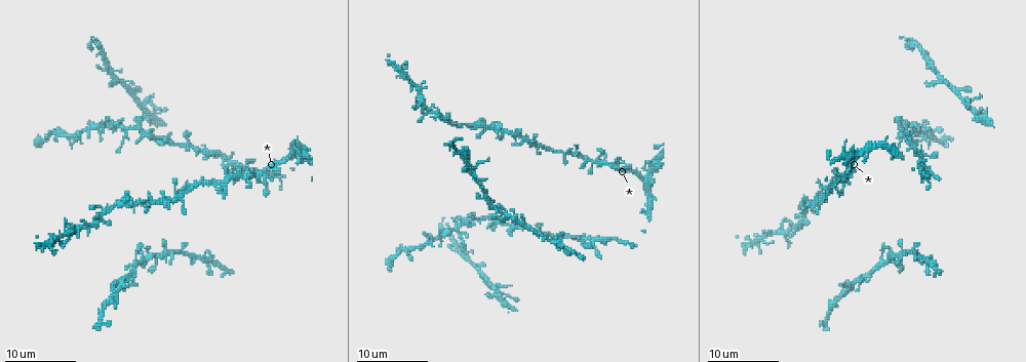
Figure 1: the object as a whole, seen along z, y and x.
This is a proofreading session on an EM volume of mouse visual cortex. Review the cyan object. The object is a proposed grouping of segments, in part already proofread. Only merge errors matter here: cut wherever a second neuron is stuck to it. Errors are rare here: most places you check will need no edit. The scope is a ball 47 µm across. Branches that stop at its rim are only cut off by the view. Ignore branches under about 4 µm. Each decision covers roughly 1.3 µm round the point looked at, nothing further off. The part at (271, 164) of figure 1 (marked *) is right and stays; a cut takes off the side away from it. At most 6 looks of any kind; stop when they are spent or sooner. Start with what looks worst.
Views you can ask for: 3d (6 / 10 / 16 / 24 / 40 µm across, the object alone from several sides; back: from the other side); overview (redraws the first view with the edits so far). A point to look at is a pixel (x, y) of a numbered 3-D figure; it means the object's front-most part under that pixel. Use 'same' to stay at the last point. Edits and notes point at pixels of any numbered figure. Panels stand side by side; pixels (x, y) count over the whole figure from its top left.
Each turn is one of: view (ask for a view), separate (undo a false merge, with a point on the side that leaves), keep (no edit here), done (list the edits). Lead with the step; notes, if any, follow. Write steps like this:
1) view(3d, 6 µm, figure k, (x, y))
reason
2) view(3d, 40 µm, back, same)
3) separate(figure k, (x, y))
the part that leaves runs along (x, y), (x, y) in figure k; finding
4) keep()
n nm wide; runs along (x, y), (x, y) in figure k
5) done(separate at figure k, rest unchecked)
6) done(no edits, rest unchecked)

view(3d, 6 µm, figure 1, (100, 219))

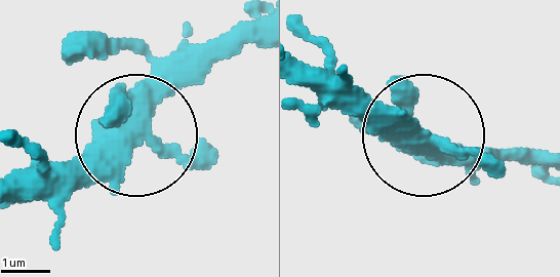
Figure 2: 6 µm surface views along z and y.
view(3d, 6 µm, back, figure 2, (150, 141))
other side

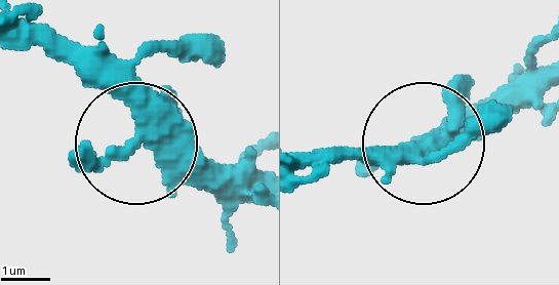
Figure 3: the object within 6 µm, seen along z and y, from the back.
keep()
side arm 16 µm; runs along (12, 32), (86, 65), (138, 133), (216, 195) in figure 3; all the same neuron

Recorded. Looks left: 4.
view(3d, 6 µm, figure 1, (123, 283))
three arms meet

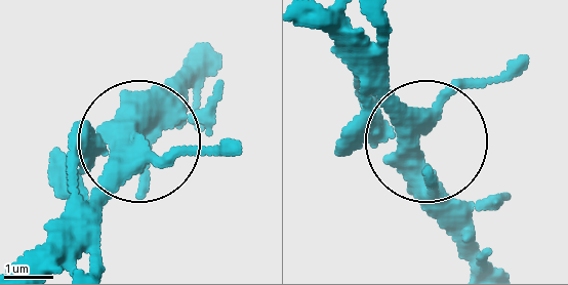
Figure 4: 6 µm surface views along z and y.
keep()
3 arms; one neuron here

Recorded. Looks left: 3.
view(3d, 6 µm, figure 1, (261, 174))
small branch off a trunk

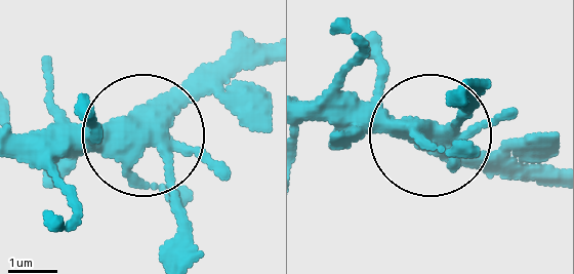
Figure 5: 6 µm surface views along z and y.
keep()
continuous, no second neuron

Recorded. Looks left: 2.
done(no edits, rest unchecked)

